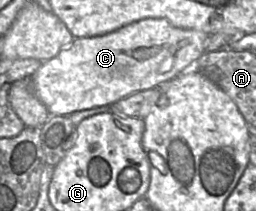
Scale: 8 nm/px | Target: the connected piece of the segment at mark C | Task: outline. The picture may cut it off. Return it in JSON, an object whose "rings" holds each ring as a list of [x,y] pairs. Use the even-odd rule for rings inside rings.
{"rings":[[[148,18],[102,36],[74,37],[70,45],[52,59],[43,62],[33,73],[33,88],[51,115],[69,116],[76,111],[112,105],[136,92],[157,87],[195,68],[199,58],[206,52],[205,42],[209,36],[205,32],[177,28],[166,19]]]}

